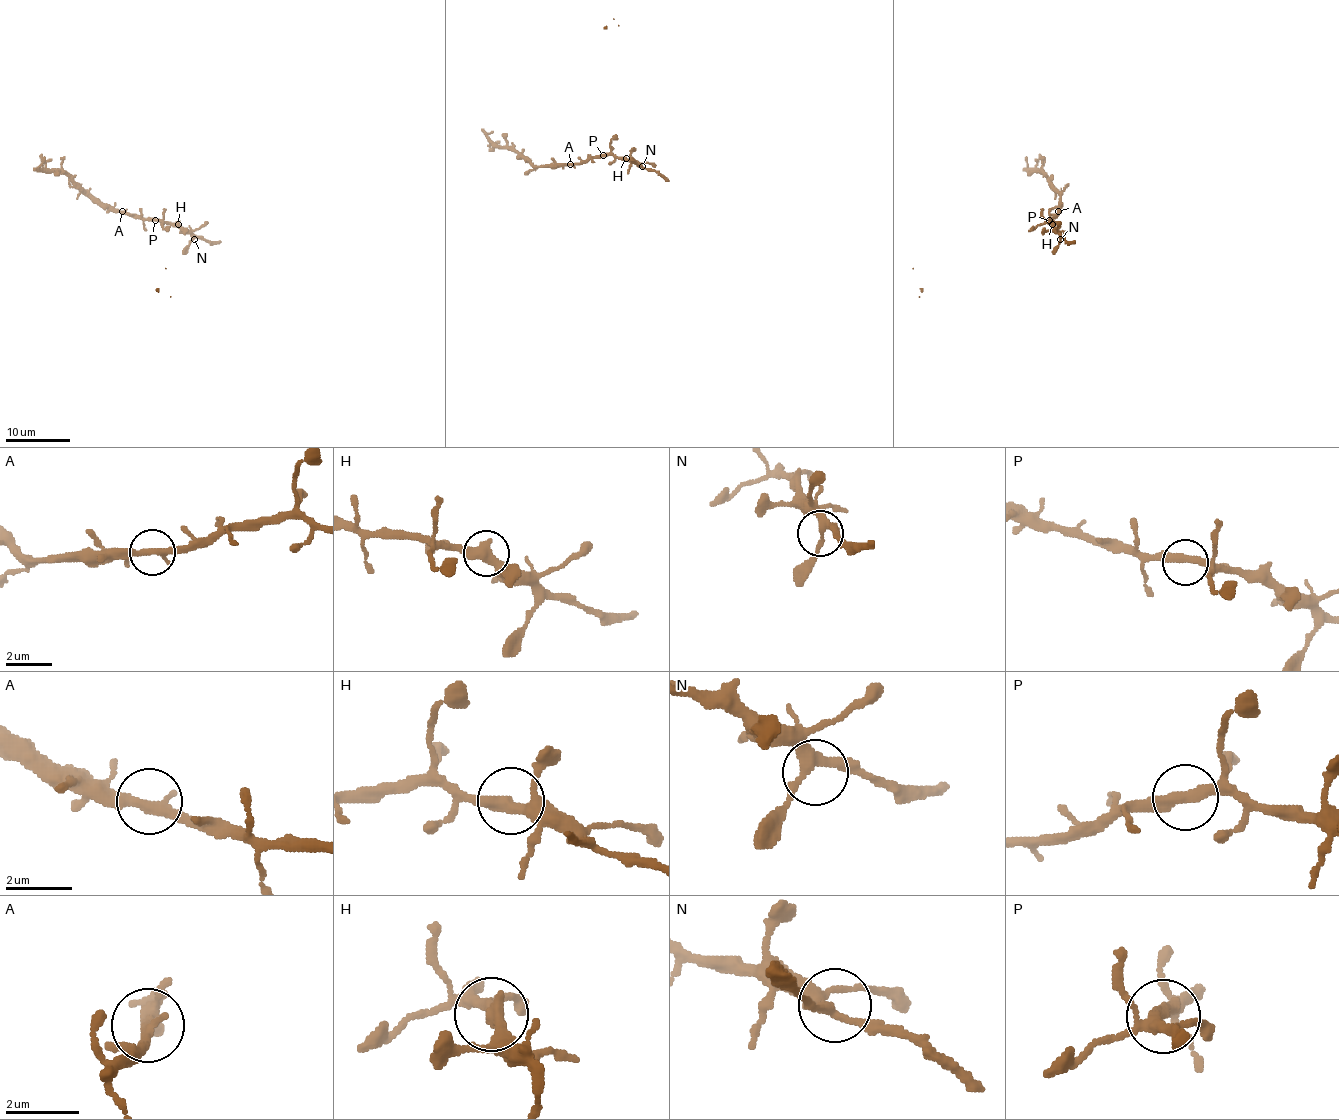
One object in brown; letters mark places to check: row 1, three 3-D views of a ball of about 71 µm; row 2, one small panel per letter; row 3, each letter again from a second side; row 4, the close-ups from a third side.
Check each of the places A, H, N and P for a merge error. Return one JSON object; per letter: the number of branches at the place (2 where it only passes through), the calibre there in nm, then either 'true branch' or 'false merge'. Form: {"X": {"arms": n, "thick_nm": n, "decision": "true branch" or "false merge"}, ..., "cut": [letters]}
{"A": {"arms": 2, "thick_nm": 300, "decision": "true branch"}, "H": {"arms": 2, "thick_nm": 400, "decision": "true branch"}, "N": {"arms": 3, "thick_nm": 260, "decision": "true branch"}, "P": {"arms": 2, "thick_nm": 360, "decision": "true branch"}, "cut": []}

